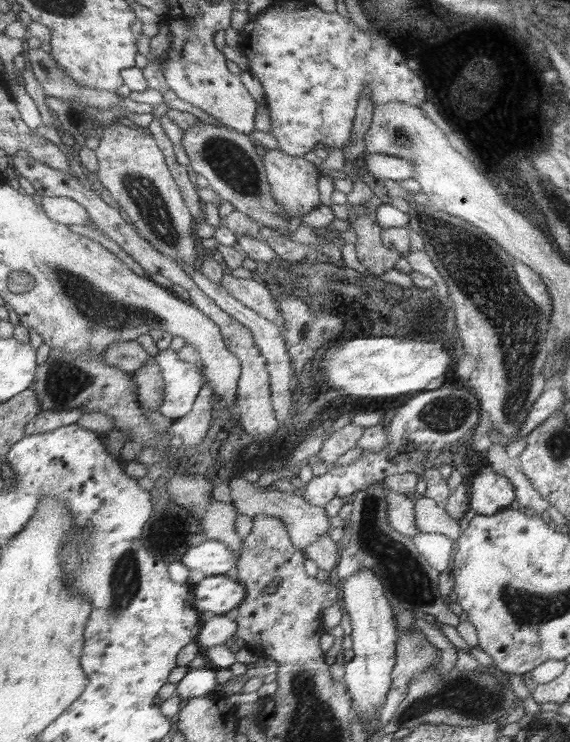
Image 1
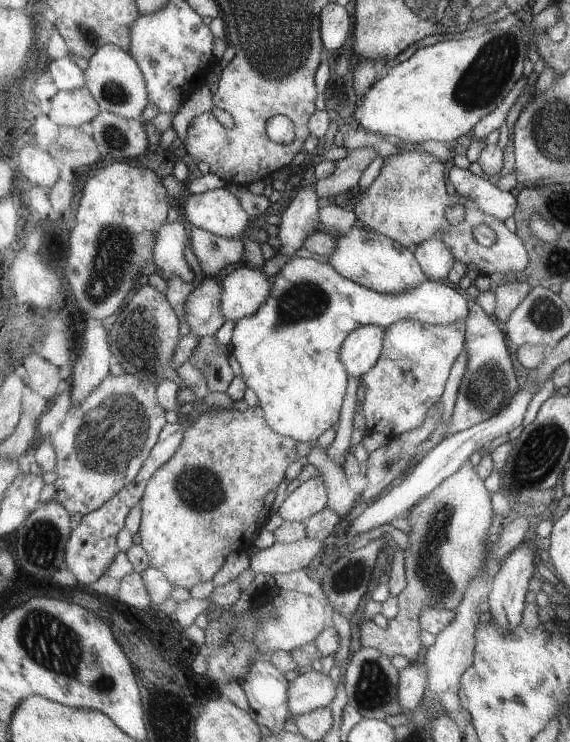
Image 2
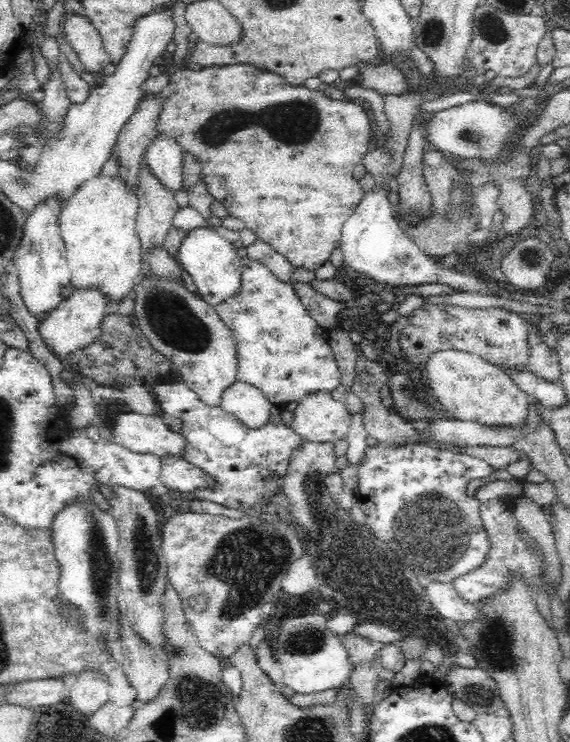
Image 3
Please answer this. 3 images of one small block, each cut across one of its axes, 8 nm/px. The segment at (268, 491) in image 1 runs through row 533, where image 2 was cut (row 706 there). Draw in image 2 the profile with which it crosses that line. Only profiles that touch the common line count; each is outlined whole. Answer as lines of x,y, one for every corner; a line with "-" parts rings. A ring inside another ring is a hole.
305,672
291,684
289,690
291,718
295,720
315,710
329,708
329,704
335,698
337,698
337,688
329,676
323,676
321,672

